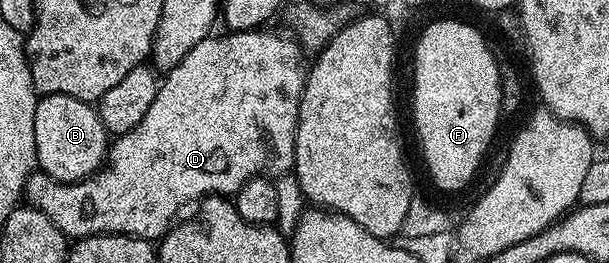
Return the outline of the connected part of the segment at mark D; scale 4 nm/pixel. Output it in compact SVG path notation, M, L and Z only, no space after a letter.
M270 27L223 32L223 37L205 37L176 67L165 70L156 99L144 119L132 131L113 138L108 156L98 172L82 181L54 181L46 173L30 174L24 201L31 209L44 211L68 239L122 233L154 243L166 236L178 212L189 201L233 195L253 177L277 179L294 167L296 131L302 88L307 70L302 69L303 50L293 36L273 33Z

